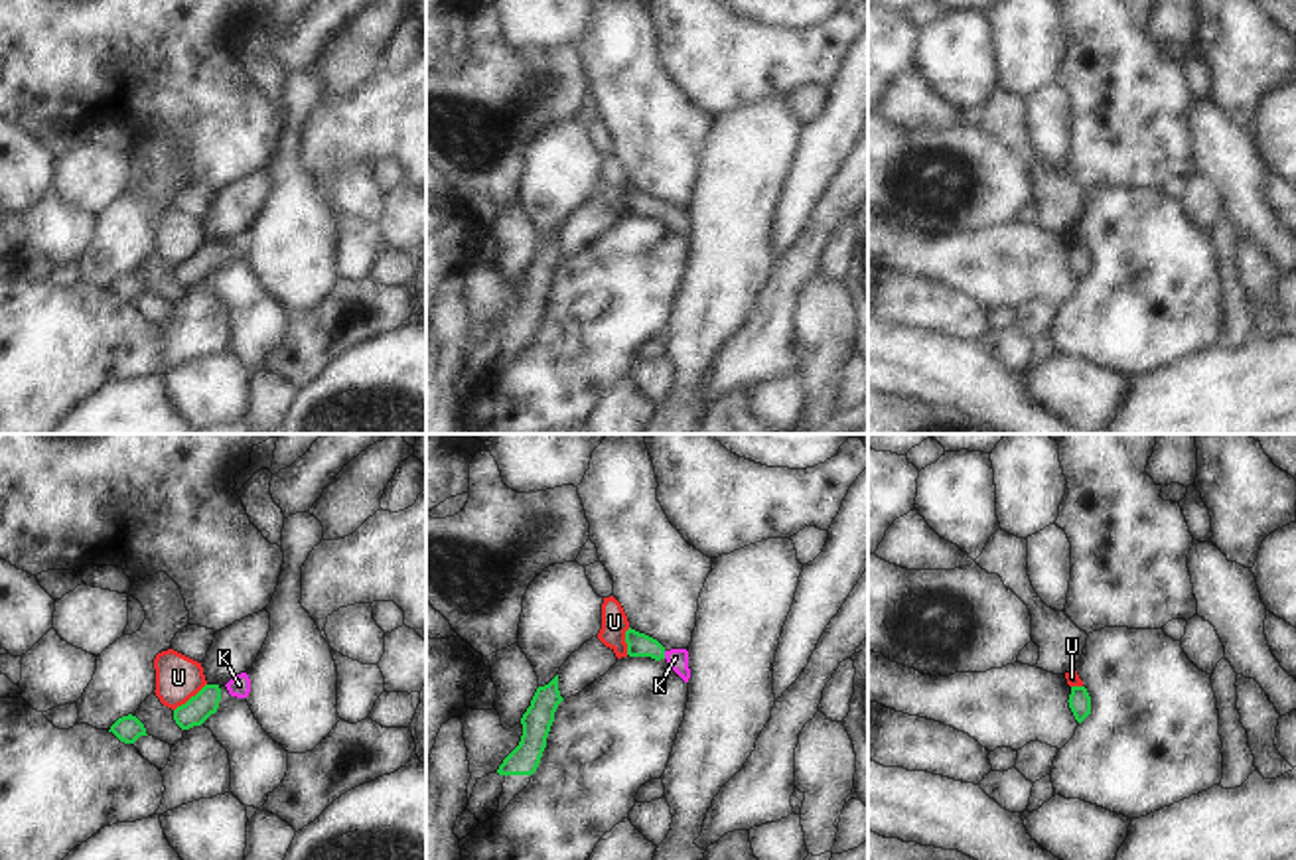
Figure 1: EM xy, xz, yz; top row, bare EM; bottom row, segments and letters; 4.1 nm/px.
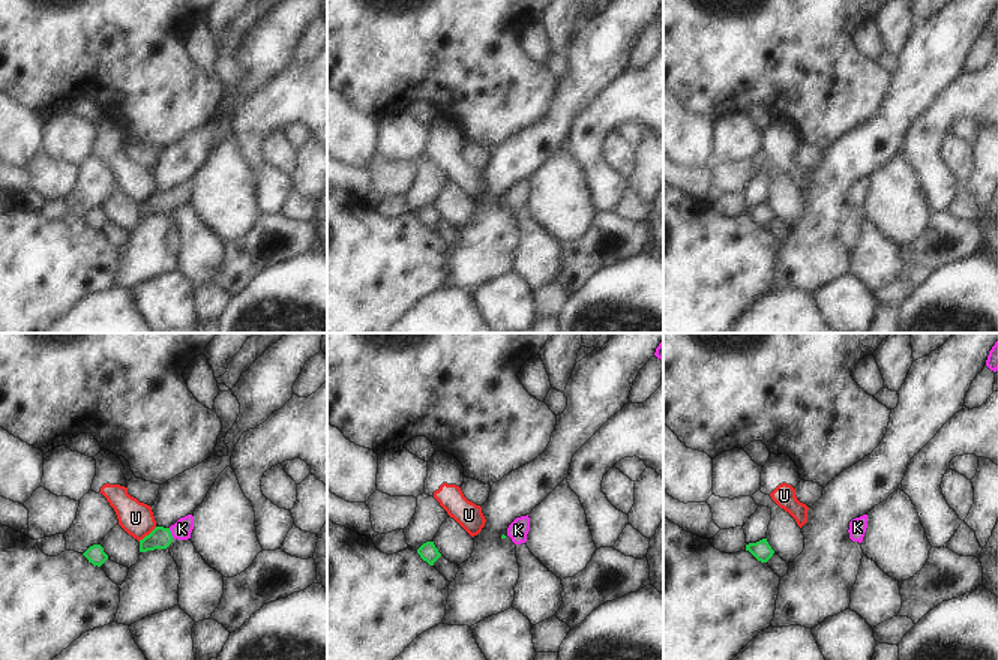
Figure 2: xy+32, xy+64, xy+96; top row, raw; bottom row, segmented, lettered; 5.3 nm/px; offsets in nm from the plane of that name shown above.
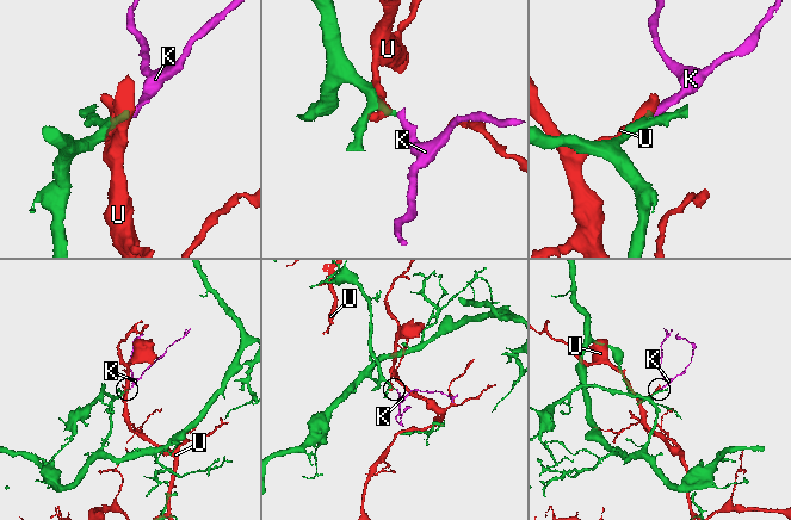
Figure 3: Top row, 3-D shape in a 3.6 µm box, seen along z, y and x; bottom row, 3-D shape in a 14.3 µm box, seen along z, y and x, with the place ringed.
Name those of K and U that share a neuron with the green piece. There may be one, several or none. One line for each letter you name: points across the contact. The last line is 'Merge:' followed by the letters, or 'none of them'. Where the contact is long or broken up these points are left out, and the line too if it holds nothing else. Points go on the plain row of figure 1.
K: way xz (638, 202), (663, 214), (675, 215)
Merge: K

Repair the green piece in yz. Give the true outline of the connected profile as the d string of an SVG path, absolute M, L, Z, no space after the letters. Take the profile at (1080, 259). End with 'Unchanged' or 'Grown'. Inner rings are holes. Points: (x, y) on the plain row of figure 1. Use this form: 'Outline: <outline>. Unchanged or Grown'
Outline: M1071 245L1067 260L1079 282L1091 272L1091 254L1085 245Z. Unchanged

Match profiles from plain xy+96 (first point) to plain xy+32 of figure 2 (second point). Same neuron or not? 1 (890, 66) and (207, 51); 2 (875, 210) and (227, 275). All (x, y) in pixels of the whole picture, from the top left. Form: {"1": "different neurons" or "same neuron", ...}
{"1": "different neurons", "2": "different neurons"}

